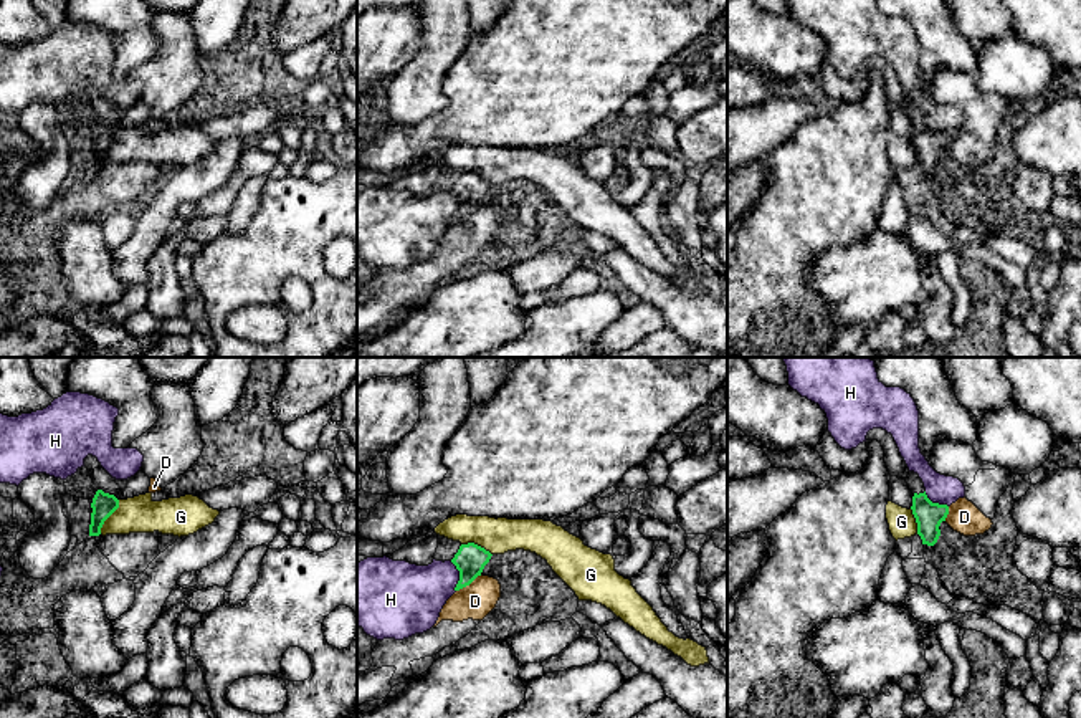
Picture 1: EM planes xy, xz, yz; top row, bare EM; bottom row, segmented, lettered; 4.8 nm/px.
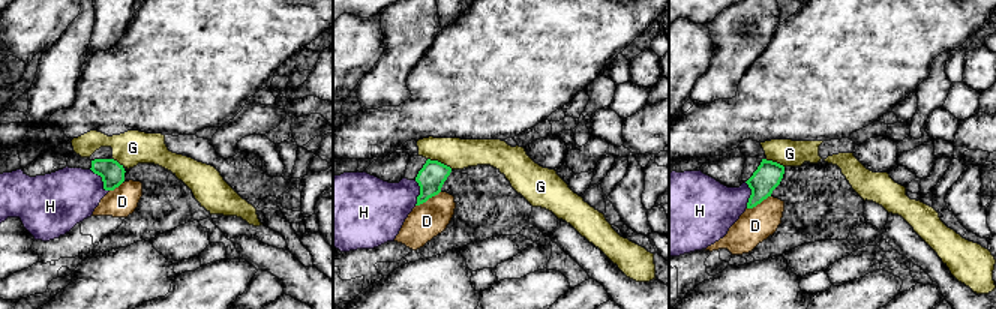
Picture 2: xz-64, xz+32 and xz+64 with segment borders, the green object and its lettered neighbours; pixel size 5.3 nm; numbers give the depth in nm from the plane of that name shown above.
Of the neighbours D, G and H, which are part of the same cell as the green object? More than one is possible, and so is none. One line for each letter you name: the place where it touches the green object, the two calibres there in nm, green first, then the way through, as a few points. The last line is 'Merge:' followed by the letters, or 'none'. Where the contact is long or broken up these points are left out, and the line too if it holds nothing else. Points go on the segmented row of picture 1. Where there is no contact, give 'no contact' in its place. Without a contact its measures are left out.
Merge: none

